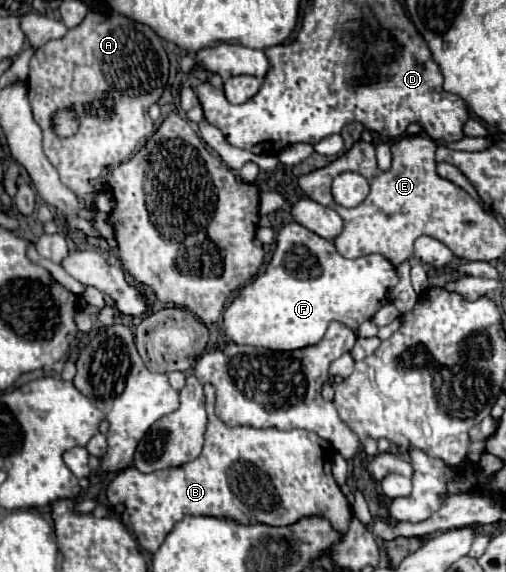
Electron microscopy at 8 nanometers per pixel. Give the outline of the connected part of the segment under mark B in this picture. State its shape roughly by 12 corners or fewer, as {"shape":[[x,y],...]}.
{"shape":[[229,427],[197,459],[127,467],[107,487],[155,553],[185,515],[287,527],[353,509],[331,443],[307,429]]}

